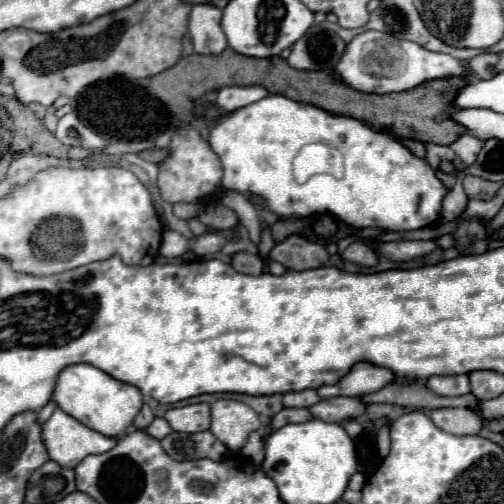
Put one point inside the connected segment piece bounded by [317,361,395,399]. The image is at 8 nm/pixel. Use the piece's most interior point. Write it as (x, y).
(363, 377)

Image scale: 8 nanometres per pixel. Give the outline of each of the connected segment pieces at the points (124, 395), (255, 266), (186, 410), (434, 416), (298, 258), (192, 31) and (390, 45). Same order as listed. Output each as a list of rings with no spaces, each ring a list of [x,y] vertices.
[[[77,363],[77,365],[67,365],[57,375],[55,389],[53,389],[53,401],[57,403],[61,411],[75,417],[85,427],[99,431],[103,435],[109,435],[109,437],[119,437],[133,423],[133,417],[141,409],[143,397],[137,387],[121,383],[93,365]]]
[[[235,253],[231,265],[235,271],[245,275],[261,275],[265,271],[265,261],[259,255],[251,253]]]
[[[207,403],[197,405],[185,405],[185,407],[173,407],[165,413],[167,423],[173,431],[181,433],[199,433],[207,431],[211,425],[211,409]]]
[[[431,409],[431,421],[453,435],[477,435],[483,427],[483,421],[471,409]]]
[[[291,235],[285,241],[277,243],[269,251],[267,259],[281,263],[289,271],[305,271],[321,267],[329,259],[329,253],[319,243],[311,243],[299,235]]]
[[[193,5],[189,13],[189,37],[197,55],[221,55],[227,39],[221,29],[223,11],[207,5]]]
[[[365,31],[357,35],[347,45],[347,55],[339,61],[339,67],[335,69],[339,79],[345,83],[351,83],[357,91],[375,91],[375,93],[391,93],[391,91],[407,91],[417,87],[423,81],[451,77],[451,75],[467,75],[465,61],[453,59],[445,53],[433,53],[417,43],[411,41],[399,41],[387,33],[379,31]]]

